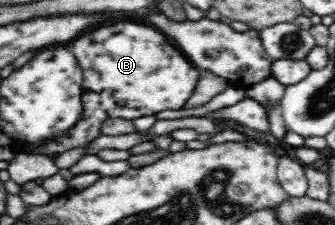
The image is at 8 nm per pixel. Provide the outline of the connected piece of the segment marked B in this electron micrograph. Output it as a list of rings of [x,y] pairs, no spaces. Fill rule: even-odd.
[[[118,22],[112,26],[92,28],[92,32],[72,40],[73,56],[82,69],[82,116],[68,132],[50,140],[21,147],[28,154],[40,154],[54,159],[63,152],[82,147],[101,135],[101,124],[111,118],[134,120],[141,116],[156,116],[164,110],[180,110],[196,88],[200,68],[166,40],[164,34],[142,24]]]

